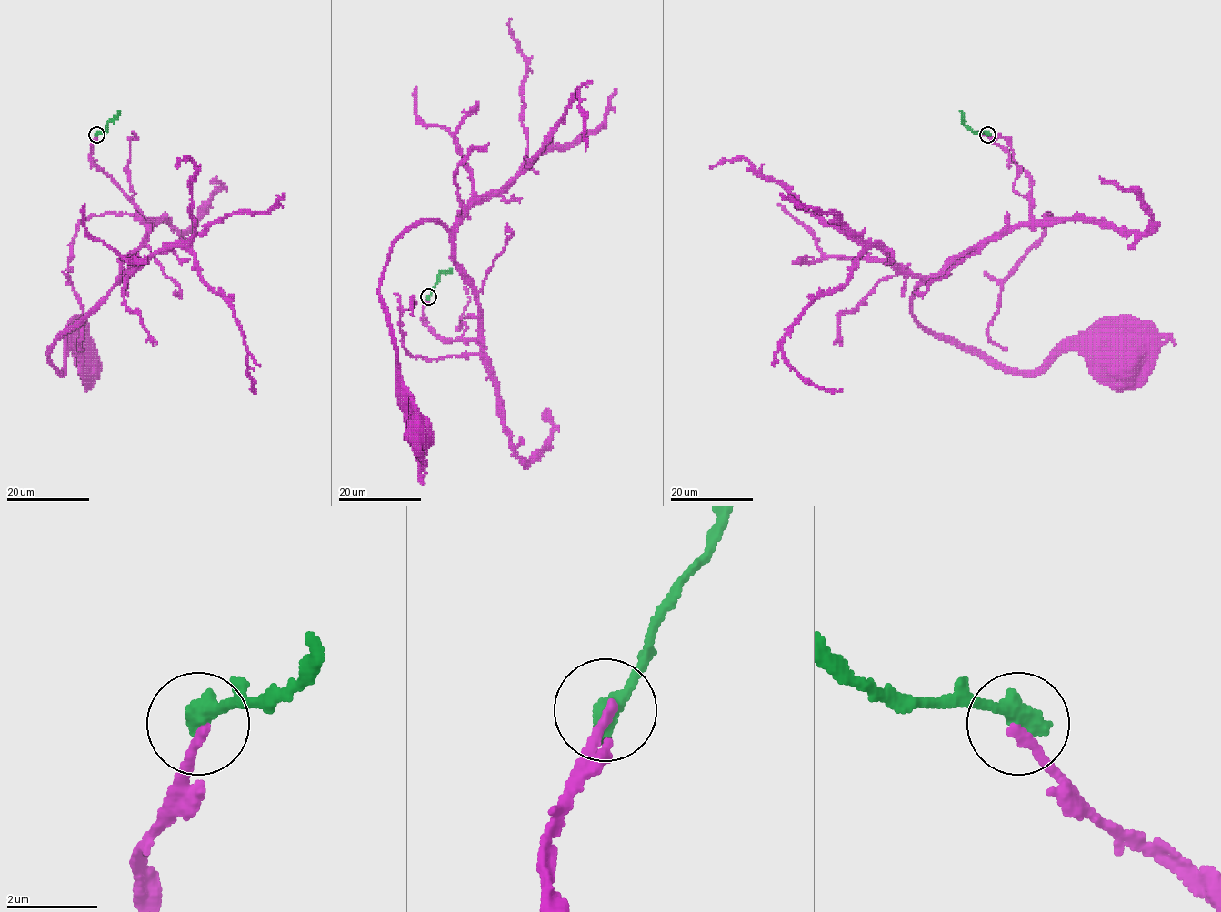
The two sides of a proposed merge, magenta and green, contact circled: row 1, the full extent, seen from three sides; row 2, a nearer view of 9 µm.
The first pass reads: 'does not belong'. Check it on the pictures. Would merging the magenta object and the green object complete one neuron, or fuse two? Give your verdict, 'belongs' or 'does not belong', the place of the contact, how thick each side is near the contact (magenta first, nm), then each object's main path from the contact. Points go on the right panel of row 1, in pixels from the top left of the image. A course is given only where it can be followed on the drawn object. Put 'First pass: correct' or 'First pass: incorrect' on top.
First pass: correct
does not belong | (987, 135) | 200/500 nm | magenta via (987, 135), (1030, 177), (1029, 223), (926, 278), (914, 318), (1011, 369), (1046, 367), (1067, 350), (1124, 358) | green via (987, 135), (975, 133), (964, 124), (960, 110)

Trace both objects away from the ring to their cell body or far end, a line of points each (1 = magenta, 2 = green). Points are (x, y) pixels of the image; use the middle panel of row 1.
1: (428, 296), (423, 322), (442, 339), (480, 338), (453, 235), (418, 220), (393, 243), (380, 299), (422, 433)
2: (428, 296), (438, 279), (438, 273), (451, 269)

